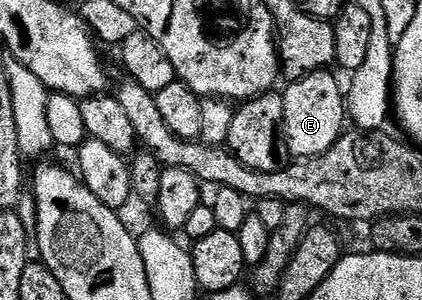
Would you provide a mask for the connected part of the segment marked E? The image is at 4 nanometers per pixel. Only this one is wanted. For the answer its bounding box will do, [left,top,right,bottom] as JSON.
[282,67,346,159]

